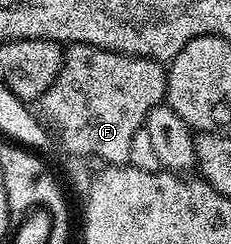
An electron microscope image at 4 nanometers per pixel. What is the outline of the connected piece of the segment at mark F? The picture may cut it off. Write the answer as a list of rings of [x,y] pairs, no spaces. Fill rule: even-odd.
[[[74,43],[64,52],[55,81],[41,95],[40,114],[70,156],[102,159],[105,165],[125,165],[130,162],[133,138],[138,138],[144,128],[147,113],[166,102],[166,89],[164,62]]]

